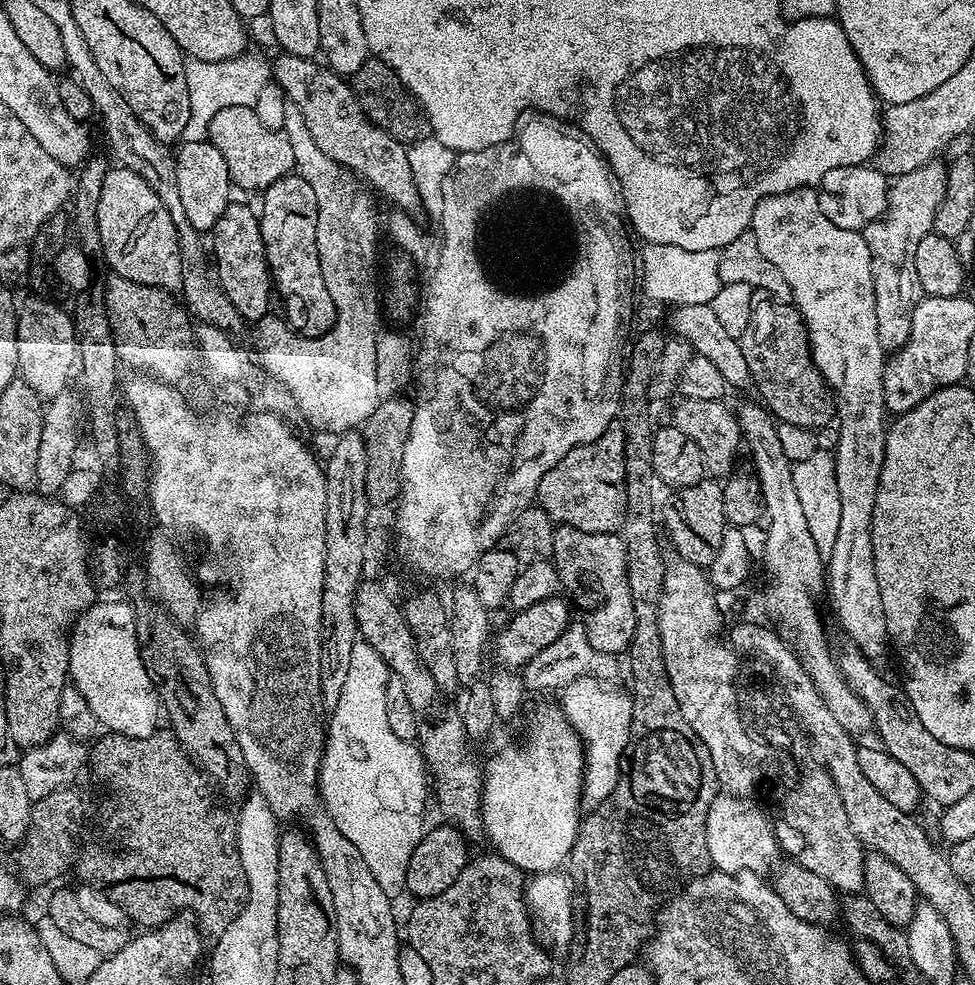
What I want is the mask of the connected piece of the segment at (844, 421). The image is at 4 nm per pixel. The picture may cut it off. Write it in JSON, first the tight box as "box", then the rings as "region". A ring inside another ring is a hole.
{"box":[750,186,890,662],"region":[[[812,186],[795,188],[782,194],[768,195],[758,202],[752,215],[750,231],[758,242],[758,250],[776,268],[787,291],[792,292],[791,303],[804,318],[808,329],[808,342],[812,363],[820,371],[827,387],[836,391],[836,412],[840,415],[840,437],[834,447],[836,481],[842,514],[838,517],[838,538],[826,554],[826,596],[832,599],[832,612],[840,628],[849,636],[850,644],[871,662],[878,661],[884,651],[889,651],[890,641],[878,580],[874,574],[874,544],[872,542],[872,511],[884,465],[886,439],[886,409],[884,406],[884,365],[886,354],[878,342],[878,314],[874,314],[874,278],[872,255],[863,235],[854,230],[834,226],[820,209],[817,189]]]}

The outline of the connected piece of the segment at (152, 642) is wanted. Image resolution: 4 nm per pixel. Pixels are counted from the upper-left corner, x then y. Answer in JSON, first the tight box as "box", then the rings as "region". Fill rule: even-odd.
{"box":[142,616,250,801],"region":[[[156,616],[148,624],[148,636],[146,632],[146,639],[143,641],[142,644],[142,655],[144,658],[144,665],[146,666],[146,674],[150,674],[152,684],[156,687],[156,694],[160,697],[163,715],[166,717],[167,723],[168,720],[170,723],[172,723],[172,725],[170,725],[170,731],[172,735],[176,737],[178,743],[180,743],[180,745],[184,747],[185,754],[194,758],[195,763],[198,765],[200,771],[204,773],[205,777],[207,777],[207,779],[211,781],[213,785],[215,785],[215,787],[218,789],[218,792],[218,787],[220,787],[221,793],[219,792],[219,795],[221,797],[223,797],[222,795],[229,796],[230,799],[237,799],[236,801],[239,801],[241,797],[243,797],[245,793],[249,791],[250,777],[248,775],[248,767],[244,765],[244,755],[242,754],[242,750],[240,749],[240,746],[236,741],[234,730],[230,726],[230,722],[228,721],[228,719],[226,718],[226,714],[222,710],[222,704],[218,702],[218,698],[214,694],[212,683],[210,682],[210,676],[208,674],[208,667],[204,665],[204,658],[201,649],[197,646],[197,643],[193,640],[193,637],[191,635],[189,635],[190,637],[188,637],[187,634],[184,633],[182,629],[180,629],[183,627],[181,627],[179,623],[173,622],[171,619],[168,618],[165,619],[166,620],[163,620],[162,617]]]}

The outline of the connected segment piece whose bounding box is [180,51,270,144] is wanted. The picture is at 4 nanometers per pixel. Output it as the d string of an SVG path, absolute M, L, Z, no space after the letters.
M245 51L233 60L193 60L185 63L186 86L190 90L190 118L186 122L186 130L182 130L180 140L183 143L198 142L208 139L210 118L218 114L218 110L226 110L230 106L253 107L262 88L270 82L270 64L262 57Z

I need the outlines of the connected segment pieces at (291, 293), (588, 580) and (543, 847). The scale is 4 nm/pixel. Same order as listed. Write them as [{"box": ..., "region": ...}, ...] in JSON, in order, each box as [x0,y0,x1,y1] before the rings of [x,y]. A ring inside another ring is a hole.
[{"box":[258,174,336,338],"region":[[[289,174],[278,178],[262,193],[264,201],[258,204],[260,233],[264,243],[264,257],[272,273],[275,291],[284,299],[284,312],[301,337],[311,338],[326,334],[336,321],[336,307],[330,298],[330,290],[326,290],[326,282],[322,282],[322,266],[319,265],[318,254],[318,199],[314,196],[314,186],[310,186],[305,178],[297,174]]]},{"box":[551,524,636,657],"region":[[[565,524],[555,529],[554,550],[551,561],[558,570],[560,587],[570,597],[571,603],[580,611],[579,619],[585,626],[586,637],[591,646],[605,657],[627,653],[636,629],[636,601],[632,599],[628,581],[628,563],[624,550],[624,537],[616,532],[590,534],[586,530],[574,530]]]},{"box":[480,707,586,874],"region":[[[559,707],[536,720],[524,756],[516,748],[500,752],[483,769],[480,817],[495,851],[525,874],[565,867],[582,825],[580,800],[584,787],[586,748]]]}]

